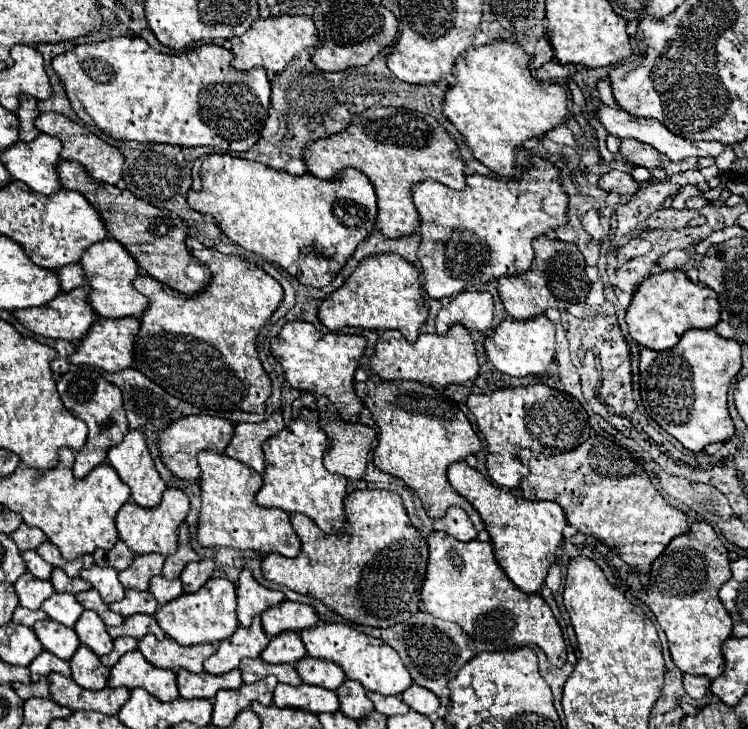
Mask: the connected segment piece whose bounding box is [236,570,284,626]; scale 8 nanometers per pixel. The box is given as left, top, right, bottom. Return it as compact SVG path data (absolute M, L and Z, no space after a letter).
M242 570L238 578L238 622L242 626L250 626L254 616L264 614L268 608L274 608L284 600L284 594L278 590L270 590L256 582L250 570Z

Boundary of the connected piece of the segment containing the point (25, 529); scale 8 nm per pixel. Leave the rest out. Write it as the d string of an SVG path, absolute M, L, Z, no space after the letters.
M22 524L14 534L12 534L14 542L18 544L18 548L24 550L36 550L42 542L46 542L46 534L40 528L30 528L26 524Z

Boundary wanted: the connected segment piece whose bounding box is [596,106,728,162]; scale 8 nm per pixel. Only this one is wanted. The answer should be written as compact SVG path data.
M600 106L598 112L596 112L596 116L598 116L600 124L602 124L610 134L614 134L614 136L618 136L618 138L634 138L634 140L640 140L640 142L644 142L644 144L650 144L650 146L654 146L658 152L666 154L672 162L680 162L680 160L684 160L684 158L688 158L688 156L698 156L698 158L710 156L710 158L716 158L716 156L720 156L720 154L728 148L726 144L718 144L718 142L692 142L692 140L686 140L686 138L682 138L682 136L672 134L672 132L670 132L662 122L658 122L658 120L638 118L638 116L632 116L632 114L624 112L624 110L614 110L614 108L608 108L608 106Z

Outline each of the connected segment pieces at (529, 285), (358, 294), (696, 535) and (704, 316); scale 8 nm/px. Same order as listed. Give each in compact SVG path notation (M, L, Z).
M538 236L534 240L534 262L530 272L522 276L512 276L512 278L500 278L498 280L498 292L502 298L502 304L506 312L514 320L532 320L532 316L544 314L548 308L564 308L564 304L576 304L582 302L588 294L588 282L584 280L584 256L574 244L548 238L548 236Z
M376 254L368 256L360 262L360 266L352 272L352 276L344 282L342 288L338 288L334 294L330 294L320 310L318 310L320 322L332 330L338 332L342 328L362 328L362 330L400 330L408 342L416 342L420 336L420 326L426 324L428 318L428 306L422 298L422 284L420 284L420 272L414 264L404 260L400 254Z
M694 522L688 534L676 536L668 544L668 548L656 558L656 562L652 564L650 582L646 588L642 586L642 582L628 582L630 594L642 600L654 612L658 624L662 626L668 638L672 660L684 674L708 676L714 680L716 676L722 674L722 668L726 666L722 660L722 644L732 636L732 618L726 612L722 600L718 598L718 590L726 580L730 580L730 576L732 572L730 572L730 558L728 558L726 546L722 544L722 540L718 538L718 534L714 532L710 524Z
M668 270L646 278L626 312L630 336L644 348L670 350L690 328L714 328L720 322L720 302L712 288L692 284L682 270Z

